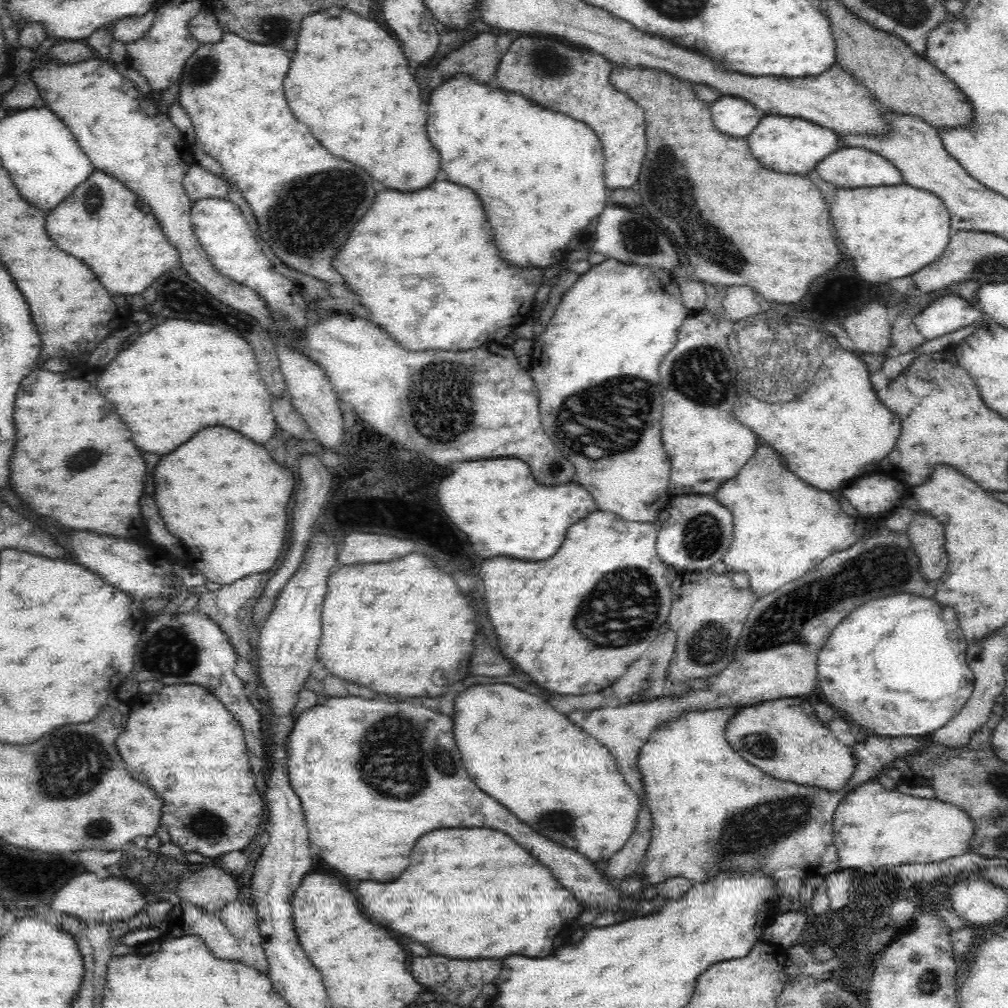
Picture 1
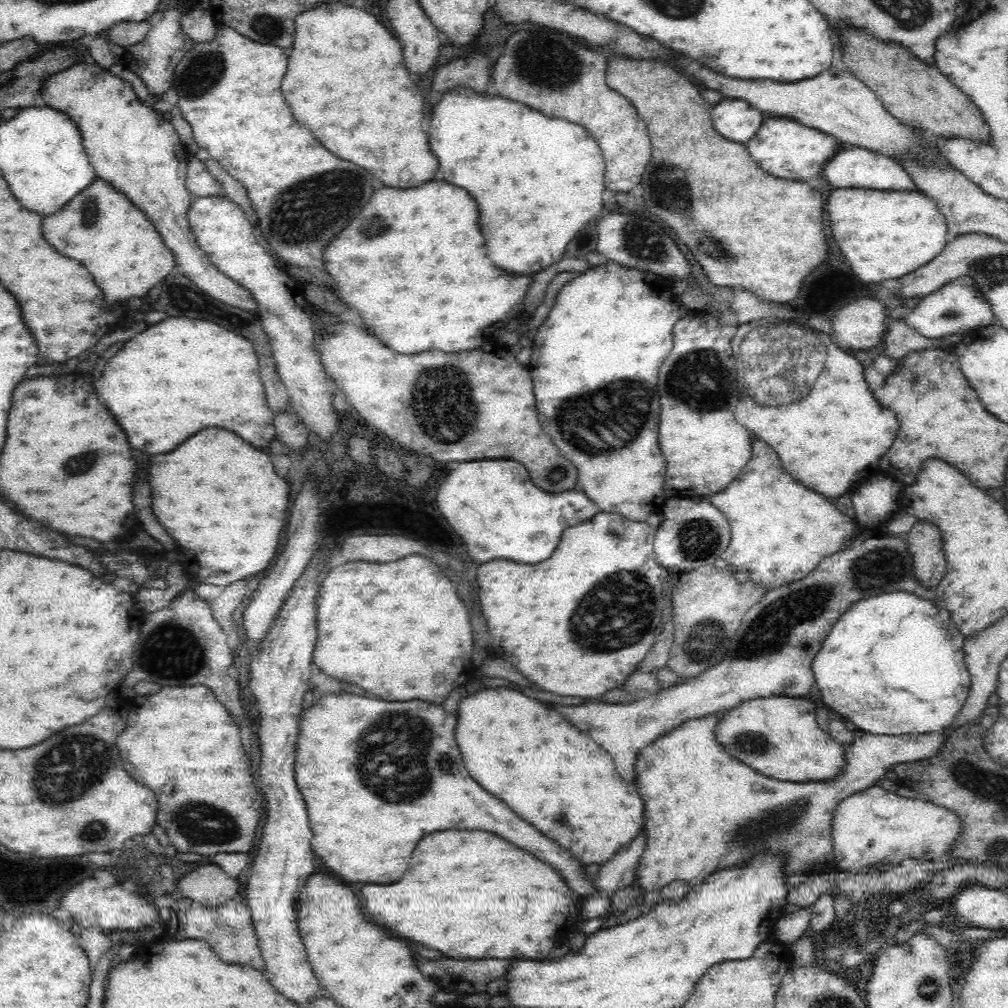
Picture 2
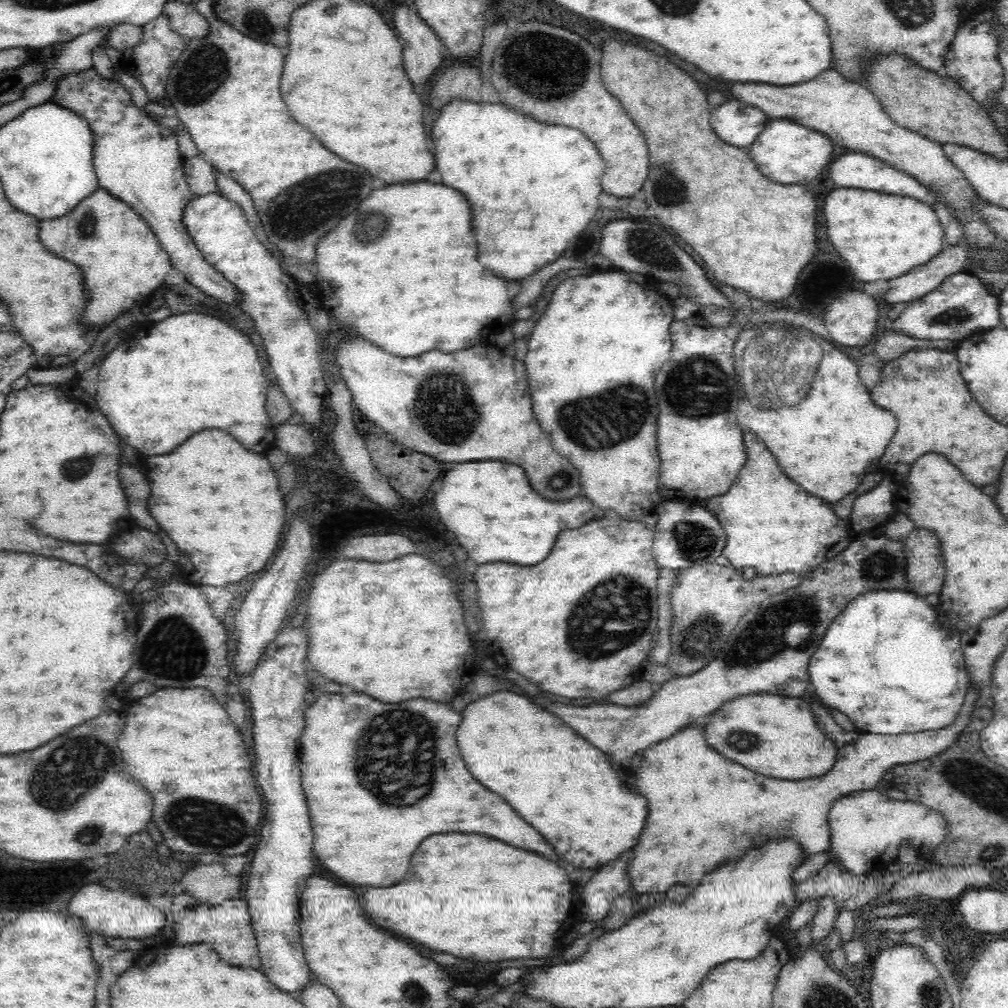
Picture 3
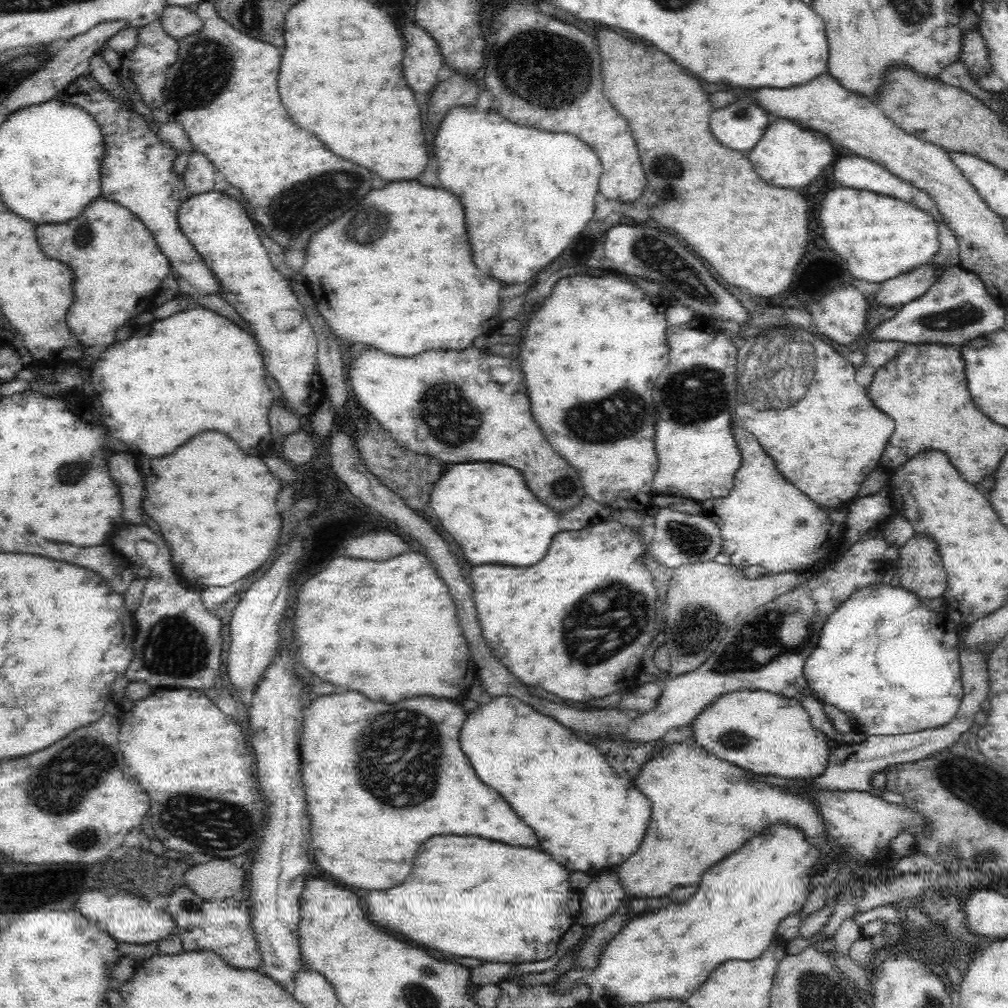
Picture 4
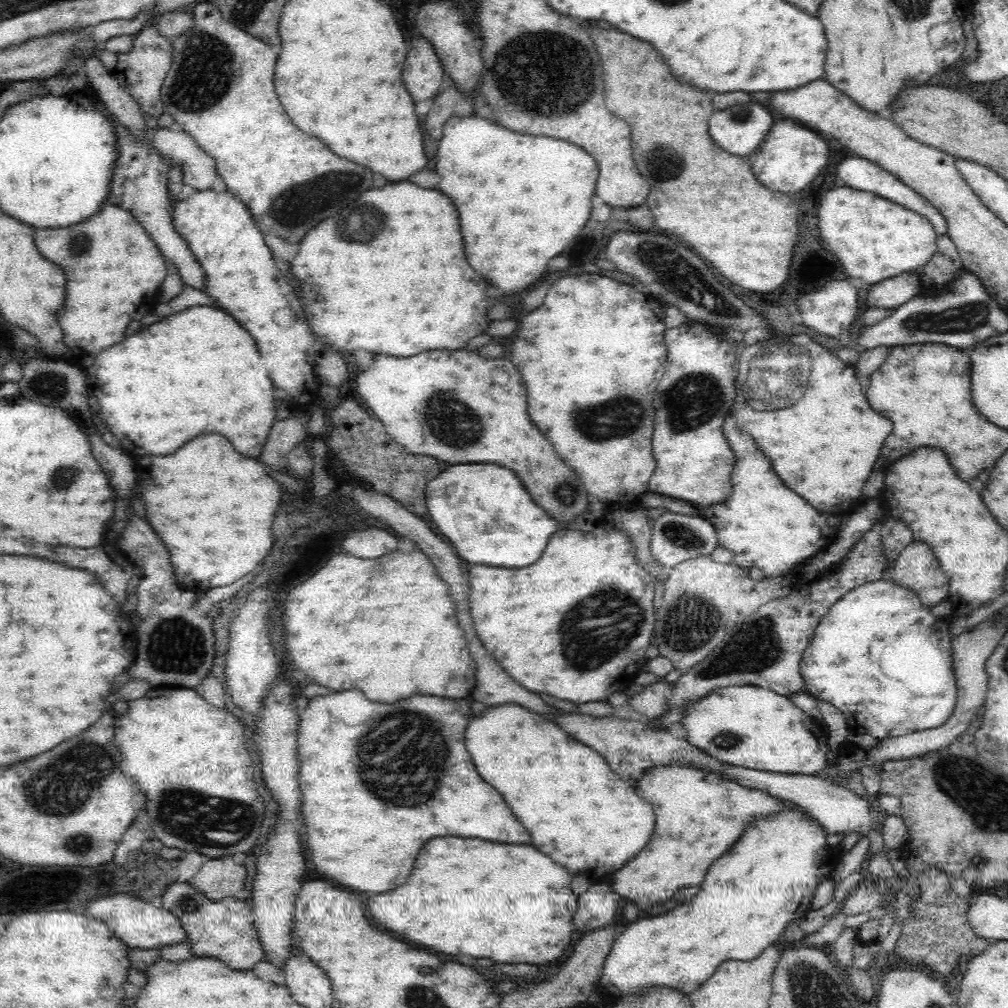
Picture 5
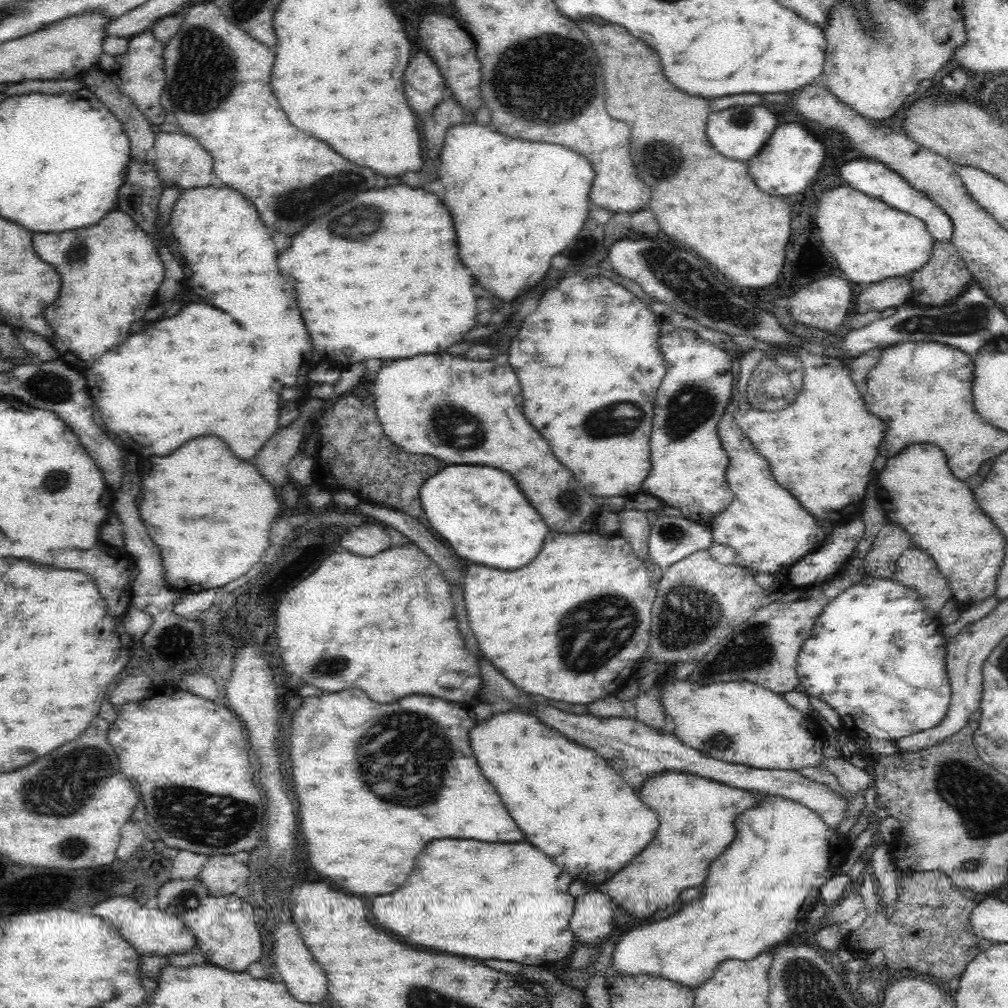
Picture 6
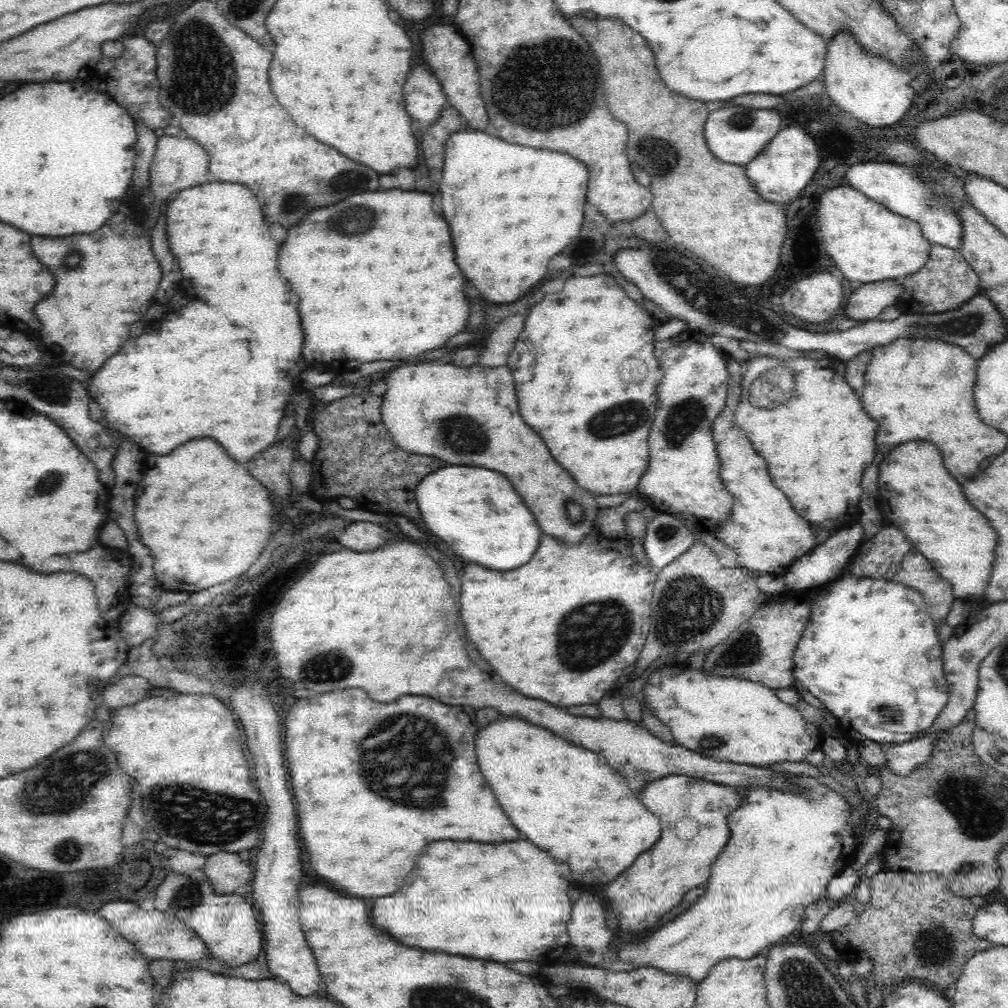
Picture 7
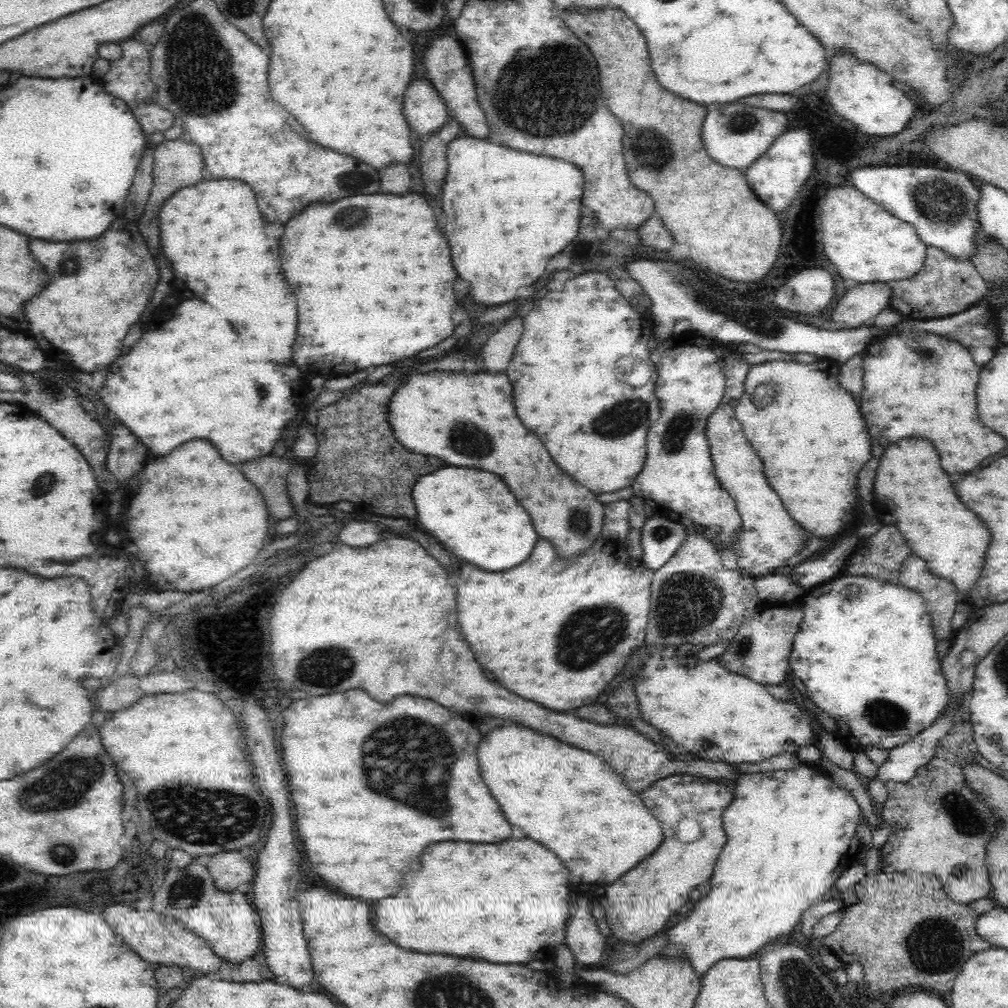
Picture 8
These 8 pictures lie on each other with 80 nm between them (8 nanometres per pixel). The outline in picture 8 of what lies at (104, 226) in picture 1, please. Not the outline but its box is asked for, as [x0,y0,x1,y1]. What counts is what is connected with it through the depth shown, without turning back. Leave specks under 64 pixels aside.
[23,216,160,372]

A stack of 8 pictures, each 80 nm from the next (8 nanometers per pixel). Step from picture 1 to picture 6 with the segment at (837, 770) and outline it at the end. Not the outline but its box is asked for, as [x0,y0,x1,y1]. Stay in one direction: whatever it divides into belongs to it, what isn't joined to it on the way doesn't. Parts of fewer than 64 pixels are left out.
[656,677,823,771]

